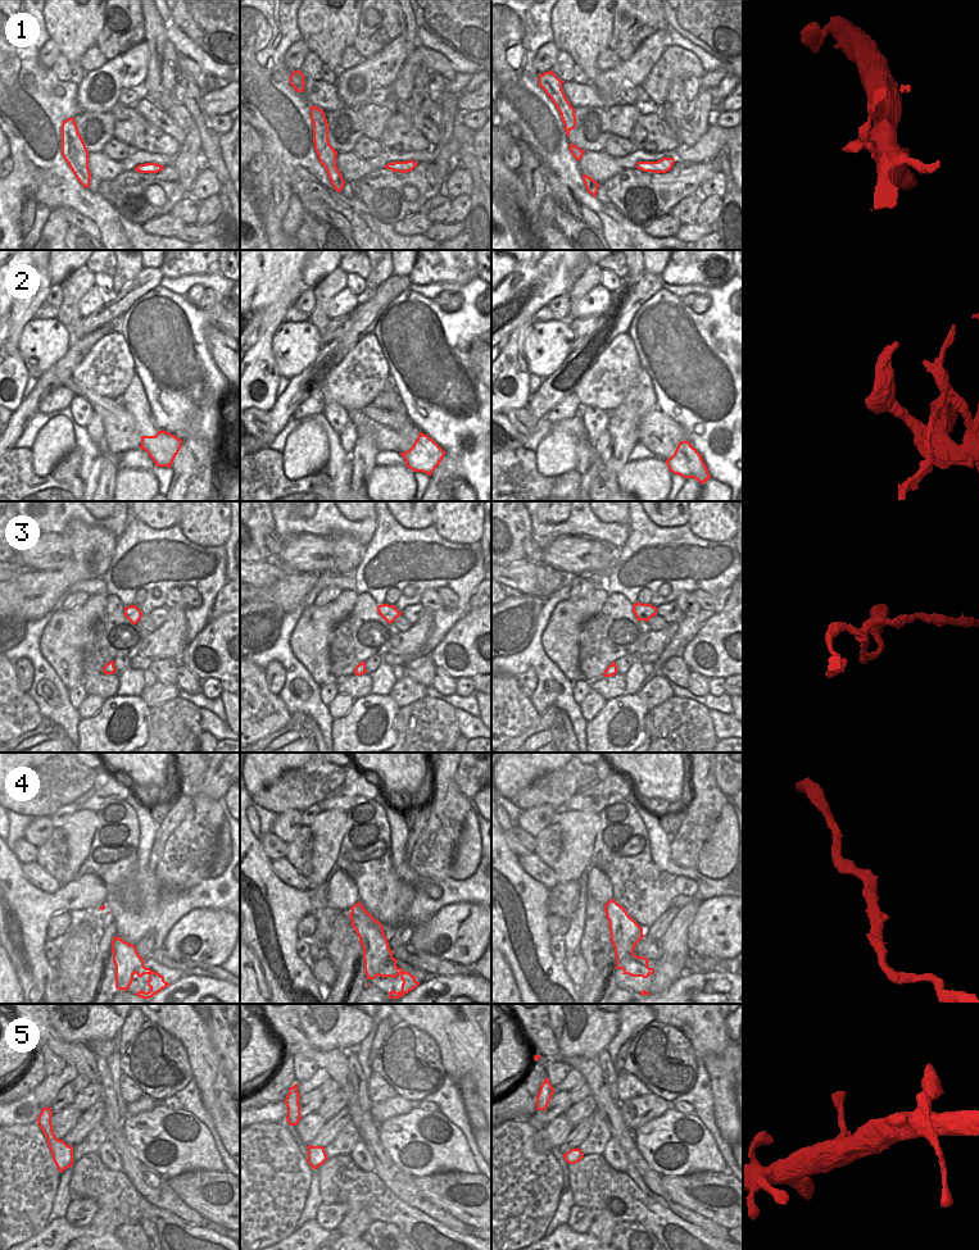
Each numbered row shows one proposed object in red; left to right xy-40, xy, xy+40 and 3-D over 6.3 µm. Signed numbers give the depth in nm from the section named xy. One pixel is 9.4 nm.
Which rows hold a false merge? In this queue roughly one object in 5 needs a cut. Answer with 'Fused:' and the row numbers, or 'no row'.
Fused: 2

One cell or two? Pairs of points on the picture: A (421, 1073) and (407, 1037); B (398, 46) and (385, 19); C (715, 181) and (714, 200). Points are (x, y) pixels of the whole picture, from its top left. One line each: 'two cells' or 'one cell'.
A: one cell
B: two cells
C: two cells

